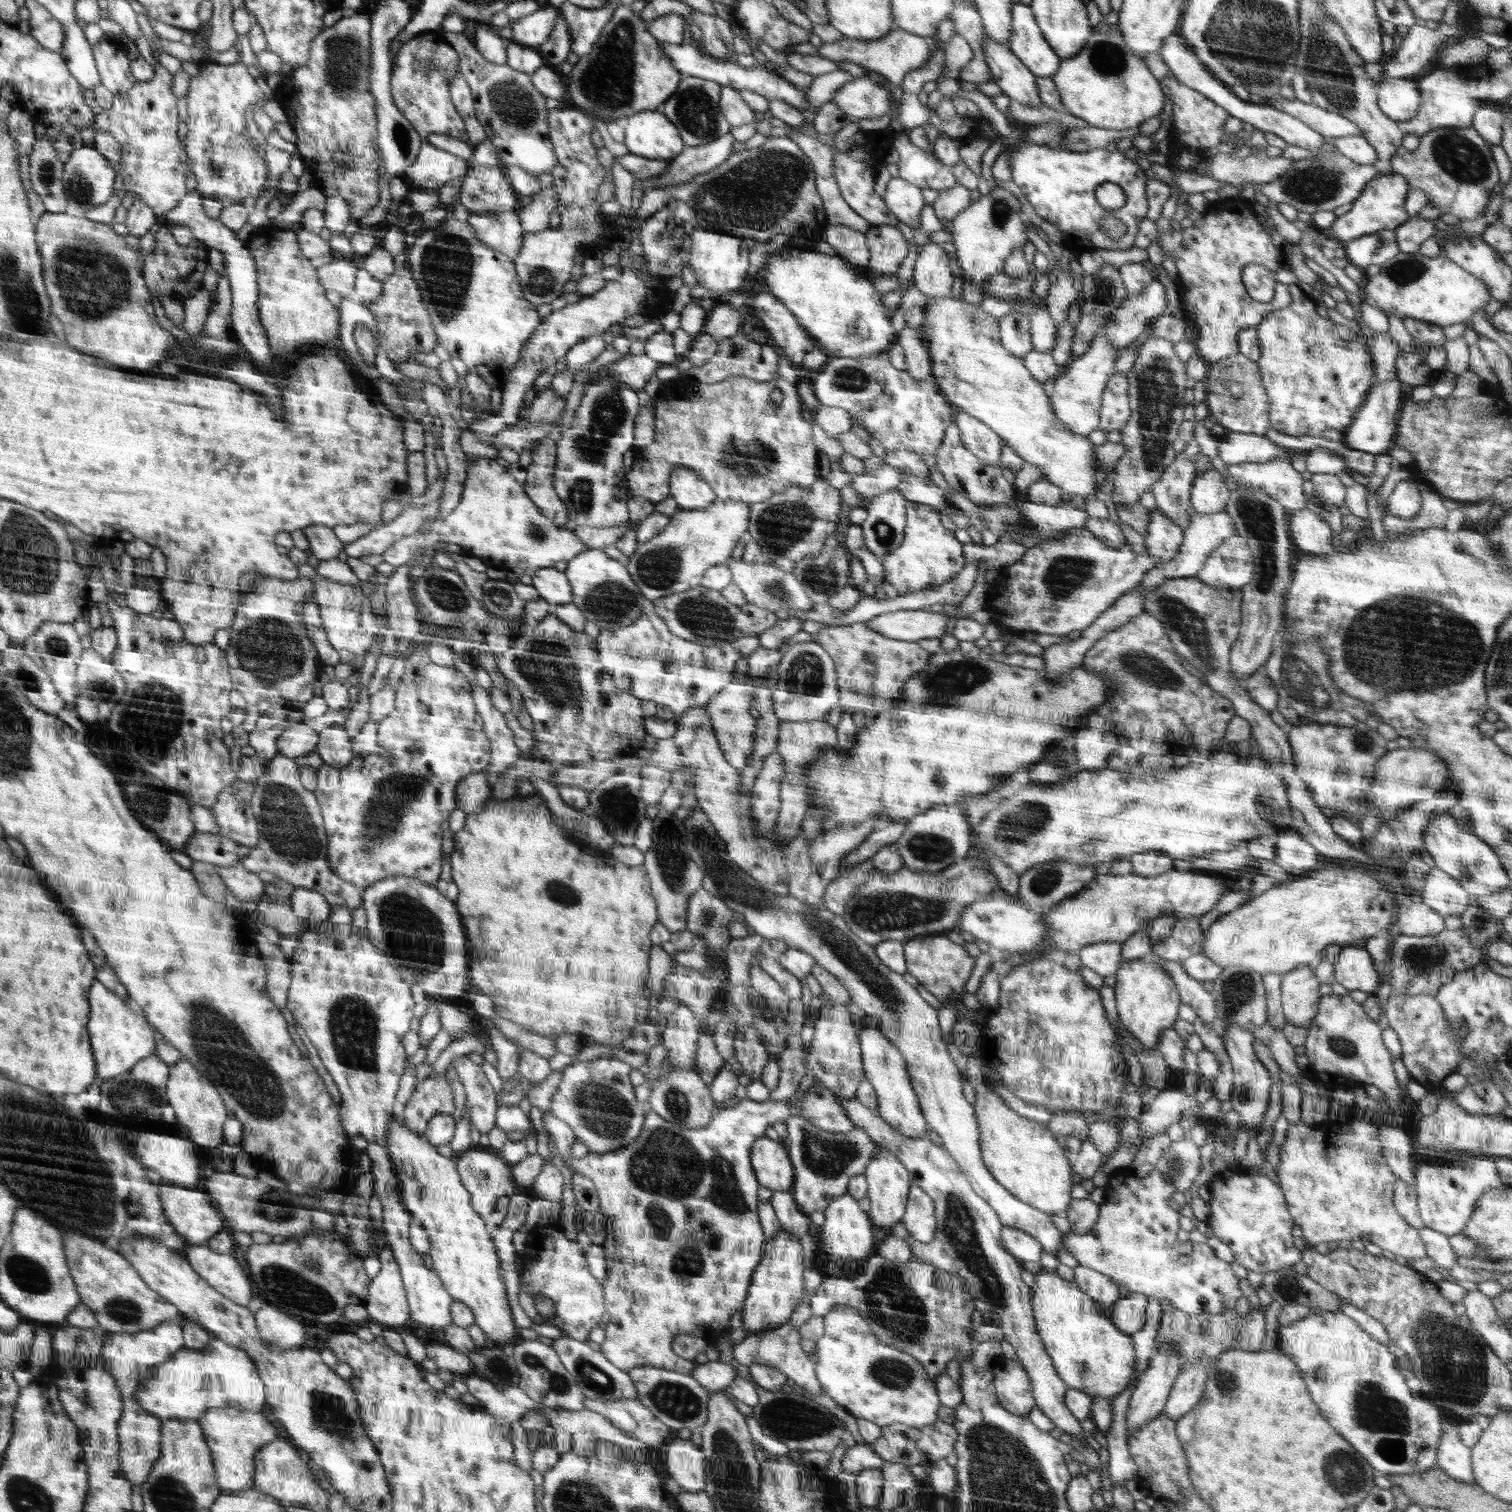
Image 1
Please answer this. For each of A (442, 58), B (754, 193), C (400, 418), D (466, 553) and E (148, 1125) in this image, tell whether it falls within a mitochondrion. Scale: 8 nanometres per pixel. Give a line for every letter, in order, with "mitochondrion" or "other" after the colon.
A: other
B: mitochondrion
C: other
D: other
E: other

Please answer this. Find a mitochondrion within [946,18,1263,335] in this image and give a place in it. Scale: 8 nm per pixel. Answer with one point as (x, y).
(1106, 57)

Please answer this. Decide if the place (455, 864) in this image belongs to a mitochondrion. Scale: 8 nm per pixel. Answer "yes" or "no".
no

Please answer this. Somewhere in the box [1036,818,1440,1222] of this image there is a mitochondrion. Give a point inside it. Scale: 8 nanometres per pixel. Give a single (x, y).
(1238, 989)

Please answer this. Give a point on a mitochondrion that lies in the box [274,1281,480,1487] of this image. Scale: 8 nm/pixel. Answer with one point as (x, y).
(330, 1413)

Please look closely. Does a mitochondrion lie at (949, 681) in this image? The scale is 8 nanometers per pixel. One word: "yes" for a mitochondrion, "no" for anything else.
yes

